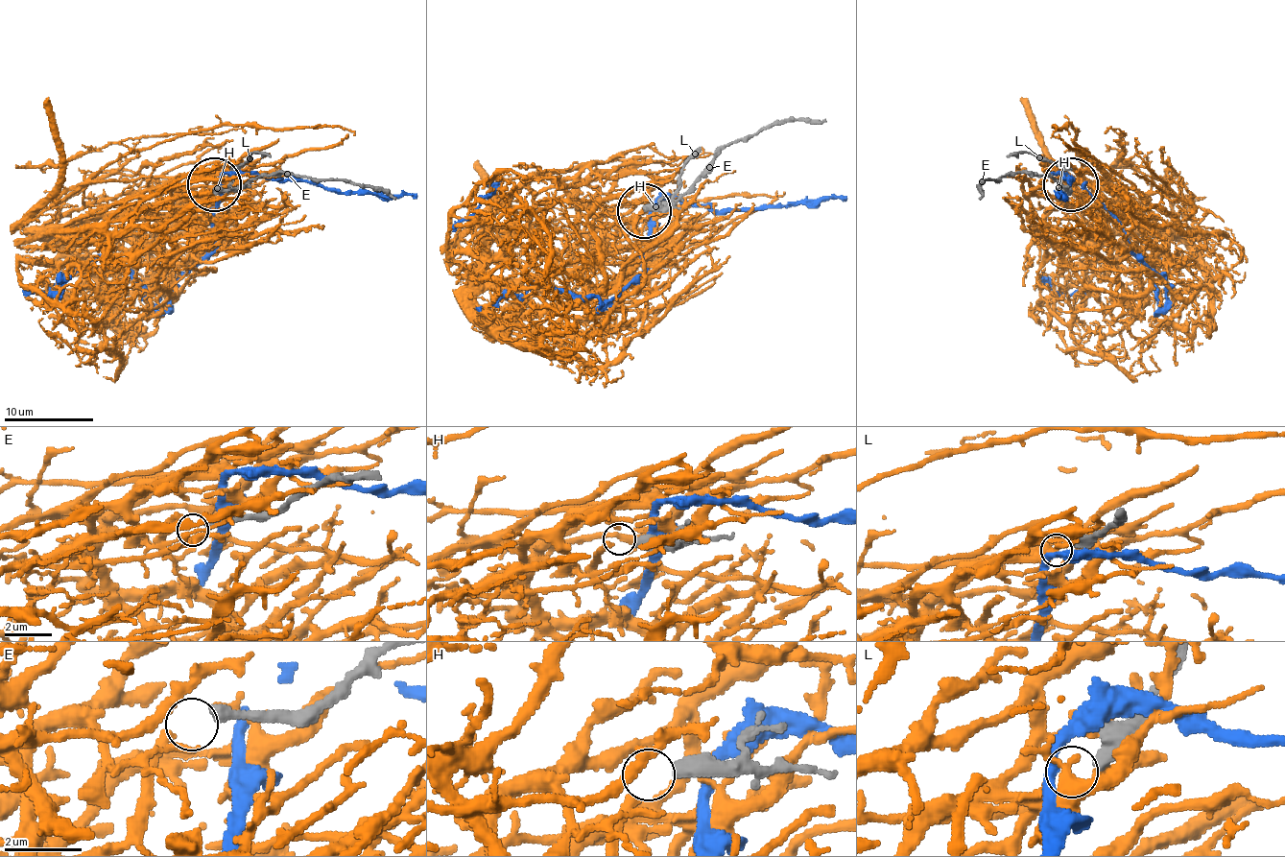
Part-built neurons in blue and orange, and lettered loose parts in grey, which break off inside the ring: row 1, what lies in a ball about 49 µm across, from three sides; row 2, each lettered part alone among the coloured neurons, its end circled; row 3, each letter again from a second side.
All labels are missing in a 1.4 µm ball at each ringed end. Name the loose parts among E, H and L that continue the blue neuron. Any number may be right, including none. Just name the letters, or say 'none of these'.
none of these

